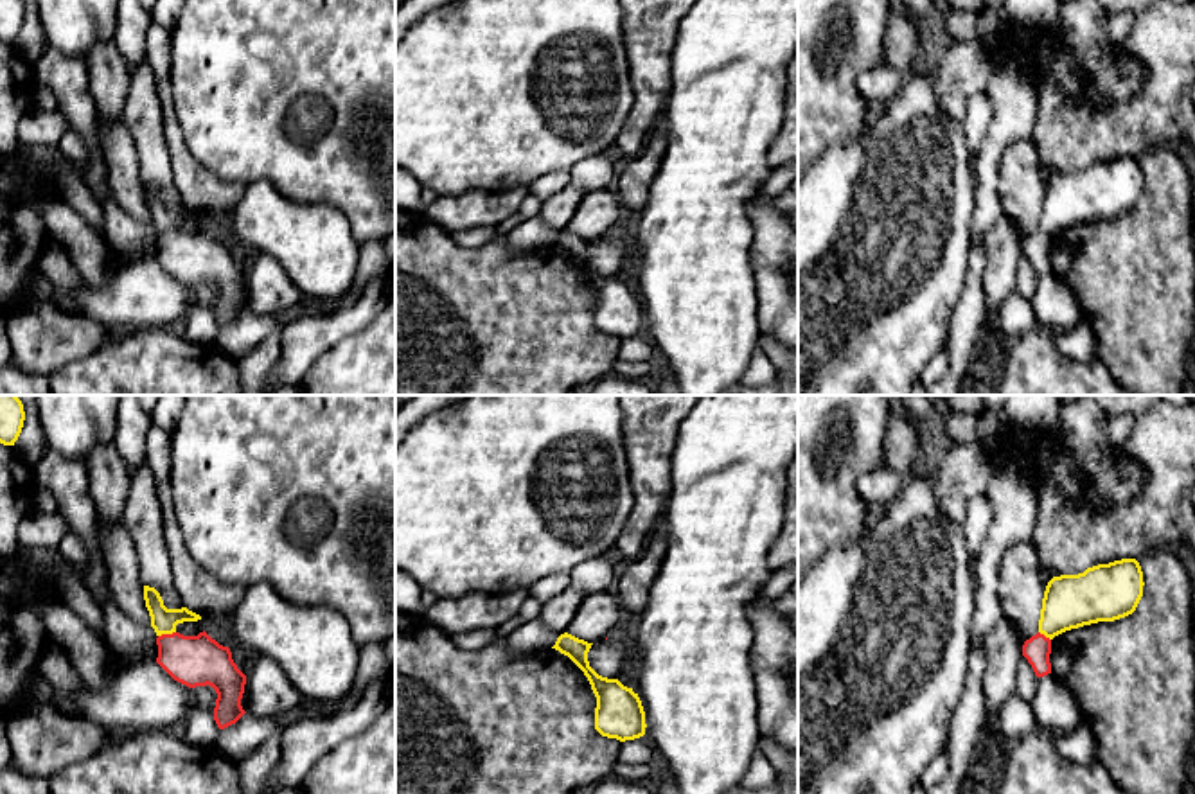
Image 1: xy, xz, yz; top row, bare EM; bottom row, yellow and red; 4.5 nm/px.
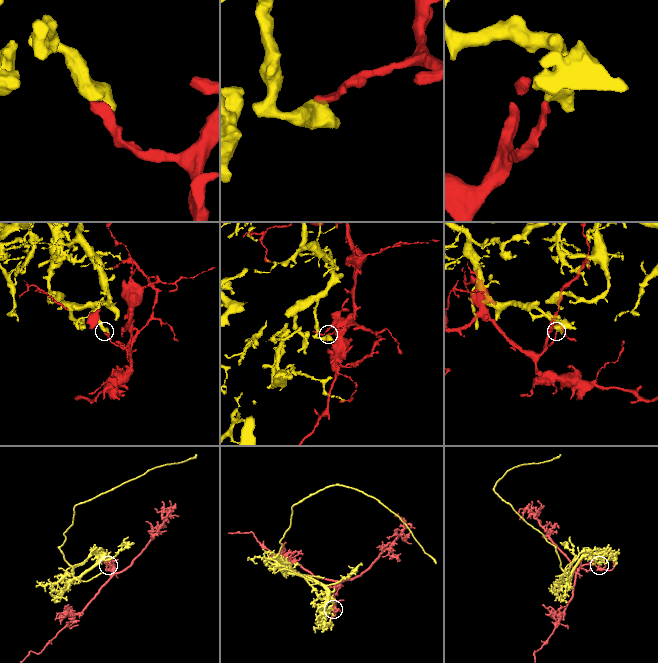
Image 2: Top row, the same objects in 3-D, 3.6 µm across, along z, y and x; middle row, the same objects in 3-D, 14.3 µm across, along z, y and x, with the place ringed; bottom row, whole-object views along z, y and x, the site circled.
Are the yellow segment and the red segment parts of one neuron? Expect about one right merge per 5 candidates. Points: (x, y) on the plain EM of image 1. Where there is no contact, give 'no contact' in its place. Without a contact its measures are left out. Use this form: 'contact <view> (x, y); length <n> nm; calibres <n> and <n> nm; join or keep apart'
contact xy (166, 230); length 80 nm; calibres 120 and 220 nm; keep apart

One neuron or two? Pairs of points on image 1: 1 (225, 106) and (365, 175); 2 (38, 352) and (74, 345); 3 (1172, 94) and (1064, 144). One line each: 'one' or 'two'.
1: one
2: one
3: one

